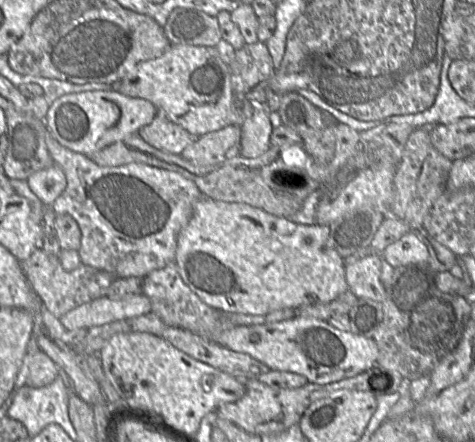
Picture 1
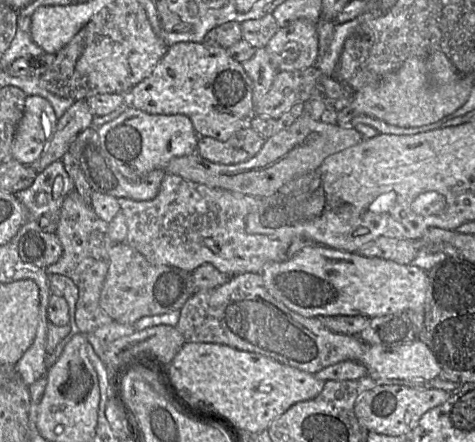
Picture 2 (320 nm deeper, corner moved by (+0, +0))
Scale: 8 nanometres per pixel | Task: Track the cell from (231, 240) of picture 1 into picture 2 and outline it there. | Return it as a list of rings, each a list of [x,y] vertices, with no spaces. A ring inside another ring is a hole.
[[[319,244],[303,247],[291,258],[267,263],[260,276],[268,292],[290,310],[304,316],[356,316],[369,319],[421,310],[426,299],[426,271],[412,264],[367,258]]]

